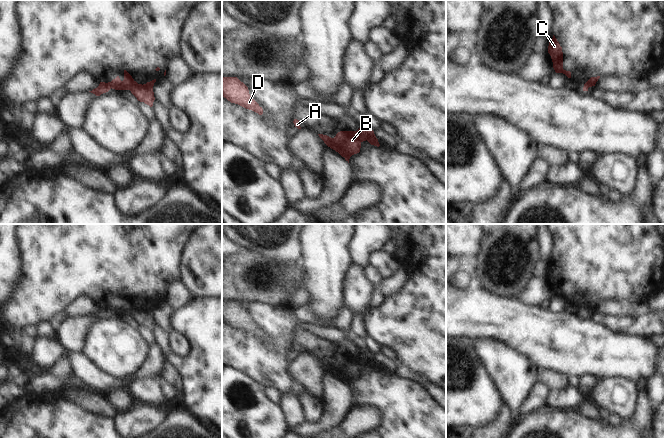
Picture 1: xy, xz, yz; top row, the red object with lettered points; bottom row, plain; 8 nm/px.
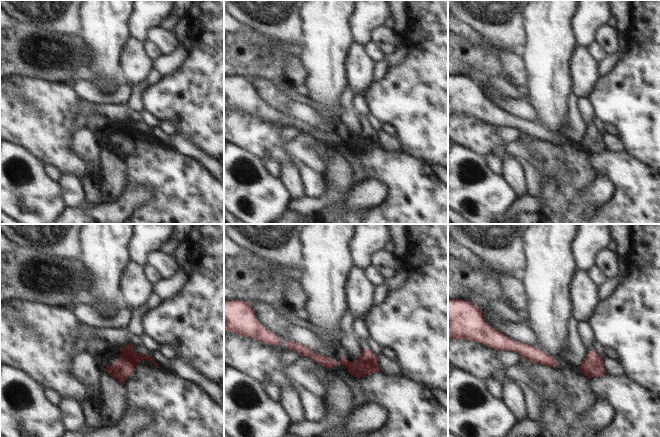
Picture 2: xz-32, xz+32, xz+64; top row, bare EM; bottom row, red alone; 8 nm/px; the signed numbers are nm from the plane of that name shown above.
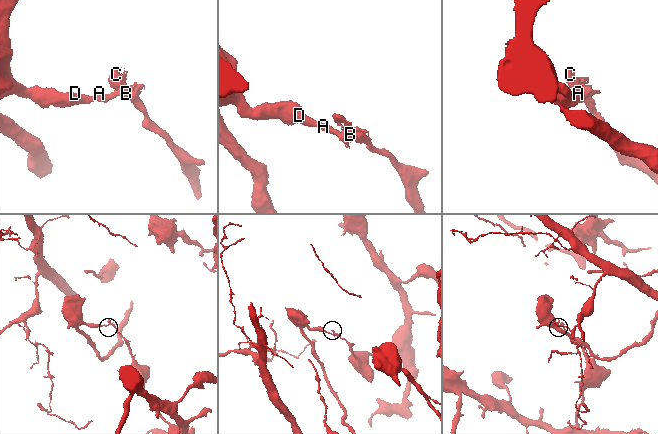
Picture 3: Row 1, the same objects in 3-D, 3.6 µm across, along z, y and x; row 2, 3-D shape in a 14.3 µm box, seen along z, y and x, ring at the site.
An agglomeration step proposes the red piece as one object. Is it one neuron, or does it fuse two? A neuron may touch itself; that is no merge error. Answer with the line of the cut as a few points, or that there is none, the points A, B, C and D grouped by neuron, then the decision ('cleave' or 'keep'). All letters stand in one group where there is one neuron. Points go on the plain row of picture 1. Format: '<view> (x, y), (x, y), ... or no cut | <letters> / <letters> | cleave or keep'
xz (333, 362), (327, 369) | A D / B C | cleave

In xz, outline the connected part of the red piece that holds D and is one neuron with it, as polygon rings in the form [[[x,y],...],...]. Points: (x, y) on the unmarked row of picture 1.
[[[222,301],[222,320],[231,327],[263,338],[262,331],[250,320],[248,311],[237,301]]]

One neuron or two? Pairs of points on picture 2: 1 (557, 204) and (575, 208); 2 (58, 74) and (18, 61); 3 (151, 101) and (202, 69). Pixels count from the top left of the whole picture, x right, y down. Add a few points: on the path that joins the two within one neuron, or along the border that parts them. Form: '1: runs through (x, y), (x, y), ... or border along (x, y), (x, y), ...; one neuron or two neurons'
1: runs through (561, 208), (571, 208); one neuron
2: runs through (48, 69), (40, 69), (28, 64); one neuron
3: runs through (164, 99), (170, 98), (189, 82); one neuron

